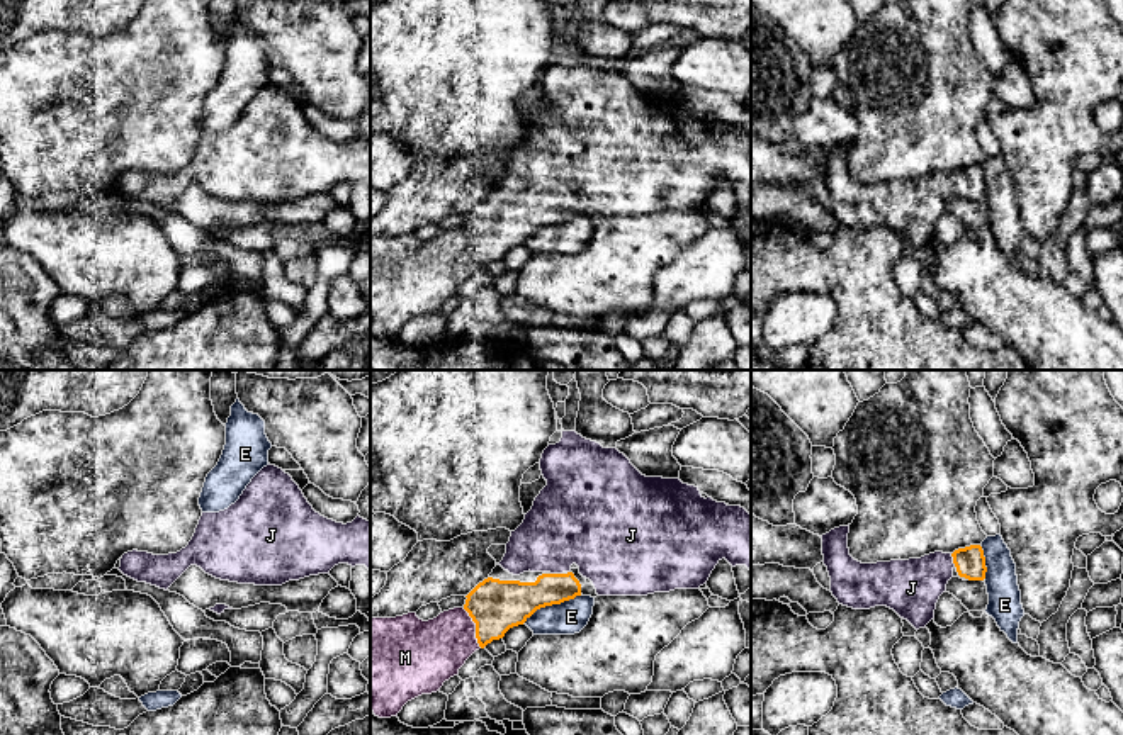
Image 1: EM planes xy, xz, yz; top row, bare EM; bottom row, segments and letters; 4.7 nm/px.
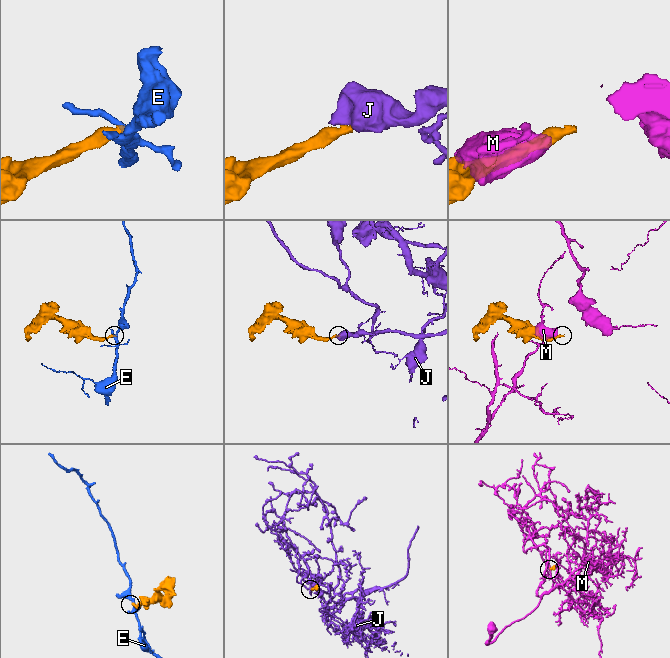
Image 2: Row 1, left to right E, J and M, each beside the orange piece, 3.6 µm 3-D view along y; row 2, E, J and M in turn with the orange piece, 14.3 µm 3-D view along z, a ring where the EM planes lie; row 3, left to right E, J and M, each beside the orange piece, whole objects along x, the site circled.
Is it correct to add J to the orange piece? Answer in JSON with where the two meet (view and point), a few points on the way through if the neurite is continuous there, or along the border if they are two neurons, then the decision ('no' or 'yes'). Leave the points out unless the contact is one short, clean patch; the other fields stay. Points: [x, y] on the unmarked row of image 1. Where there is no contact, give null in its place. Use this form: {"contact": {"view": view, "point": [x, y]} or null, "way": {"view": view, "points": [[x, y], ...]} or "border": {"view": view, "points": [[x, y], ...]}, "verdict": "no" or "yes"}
{"contact": {"view": "yz", "point": [953, 180]}, "way": {"view": "yz", "points": [[970, 182], [953, 180], [911, 207]]}, "verdict": "yes"}

